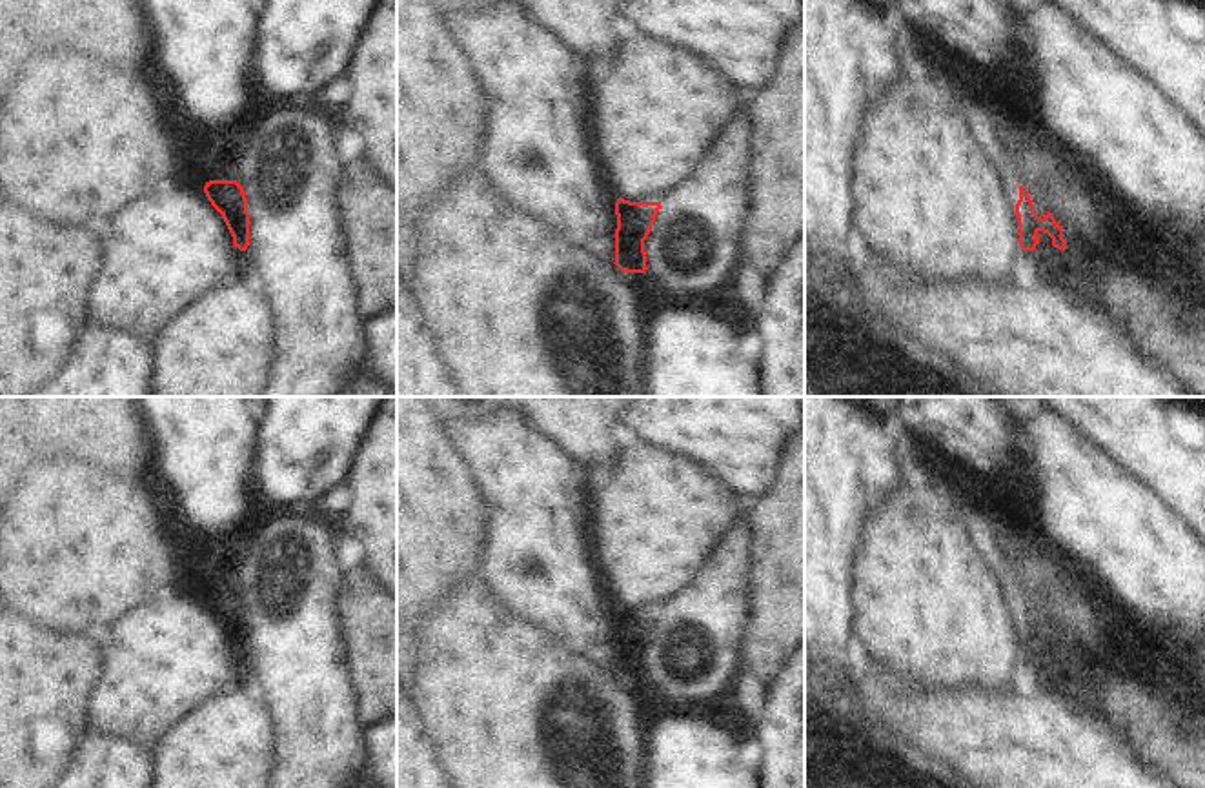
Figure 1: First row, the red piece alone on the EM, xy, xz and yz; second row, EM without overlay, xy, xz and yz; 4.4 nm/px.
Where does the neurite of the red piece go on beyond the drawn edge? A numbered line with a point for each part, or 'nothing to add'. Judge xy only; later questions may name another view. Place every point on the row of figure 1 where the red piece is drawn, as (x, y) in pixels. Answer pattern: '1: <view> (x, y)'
1: xy (292, 175)

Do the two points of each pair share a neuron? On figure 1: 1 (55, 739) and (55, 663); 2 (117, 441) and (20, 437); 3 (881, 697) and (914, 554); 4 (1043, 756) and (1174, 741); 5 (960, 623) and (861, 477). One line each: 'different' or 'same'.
1: same
2: same
3: different
4: different
5: different

